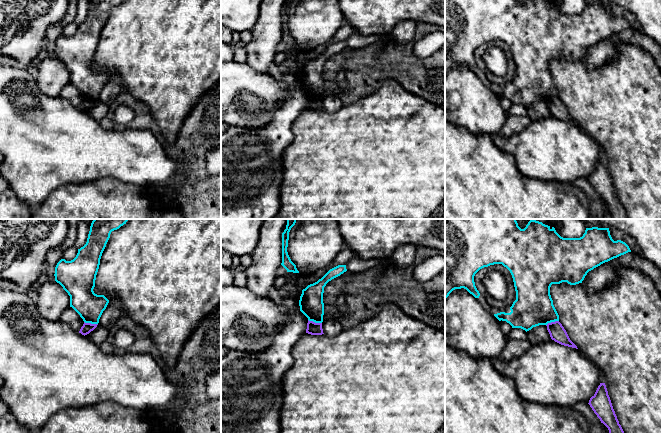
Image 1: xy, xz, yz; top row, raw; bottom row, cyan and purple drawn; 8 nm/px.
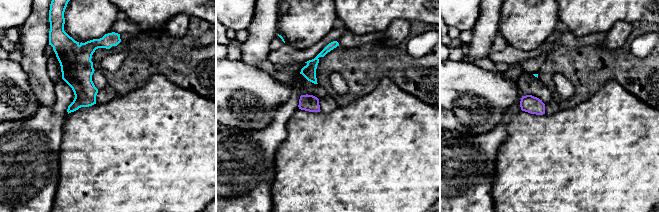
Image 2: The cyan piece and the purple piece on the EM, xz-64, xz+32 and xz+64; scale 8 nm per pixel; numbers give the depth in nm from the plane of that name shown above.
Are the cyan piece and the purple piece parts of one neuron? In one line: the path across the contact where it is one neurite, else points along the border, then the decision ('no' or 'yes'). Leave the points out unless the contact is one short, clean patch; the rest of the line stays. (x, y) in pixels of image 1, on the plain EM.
border xy (84, 97), (97, 100); no

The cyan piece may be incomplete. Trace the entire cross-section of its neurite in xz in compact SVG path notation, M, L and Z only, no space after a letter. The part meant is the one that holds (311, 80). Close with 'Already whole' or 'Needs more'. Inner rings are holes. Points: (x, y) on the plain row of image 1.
M338 41L330 45L317 58L308 61L305 65L302 66L302 70L299 76L300 87L308 94L309 97L313 97L315 99L323 98L324 63L329 57L340 52L346 47L346 41Z. Already whole

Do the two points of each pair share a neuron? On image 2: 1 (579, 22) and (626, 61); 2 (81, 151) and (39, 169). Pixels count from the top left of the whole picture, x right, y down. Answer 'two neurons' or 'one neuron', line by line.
1: two neurons
2: two neurons

